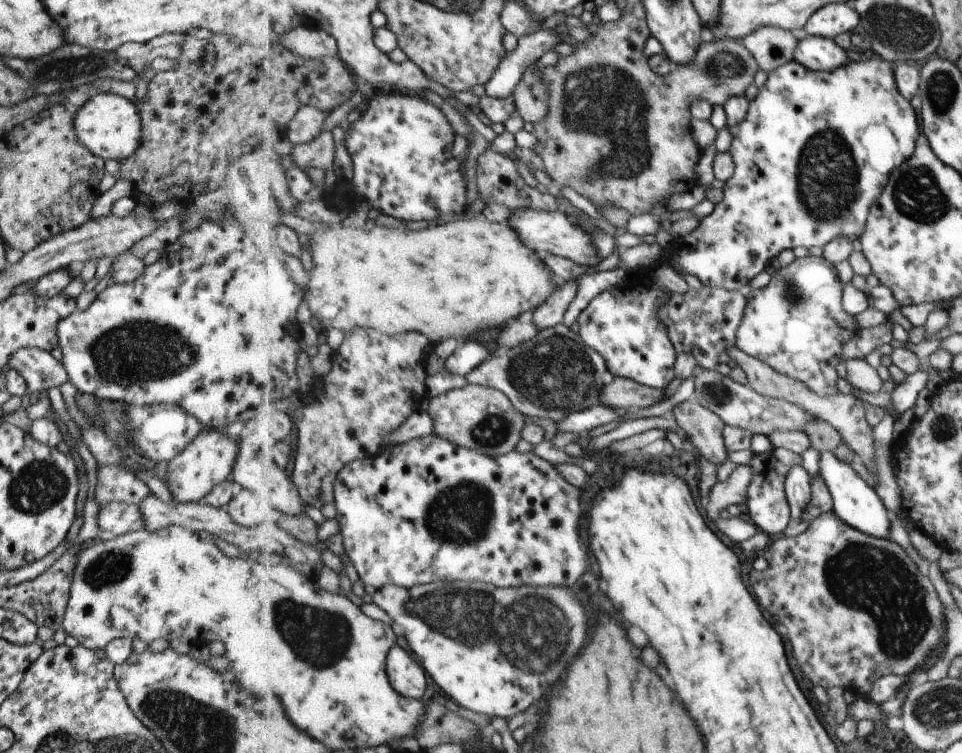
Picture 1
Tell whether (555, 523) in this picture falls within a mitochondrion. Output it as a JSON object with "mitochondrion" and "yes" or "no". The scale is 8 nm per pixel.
{"mitochondrion":"no"}

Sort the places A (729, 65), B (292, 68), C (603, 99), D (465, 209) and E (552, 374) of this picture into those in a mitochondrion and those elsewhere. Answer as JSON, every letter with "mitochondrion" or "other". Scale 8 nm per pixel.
{"A":"mitochondrion","B":"other","C":"mitochondrion","D":"other","E":"mitochondrion"}

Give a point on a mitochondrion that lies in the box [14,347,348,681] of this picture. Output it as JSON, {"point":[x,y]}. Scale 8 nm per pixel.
{"point":[110,568]}

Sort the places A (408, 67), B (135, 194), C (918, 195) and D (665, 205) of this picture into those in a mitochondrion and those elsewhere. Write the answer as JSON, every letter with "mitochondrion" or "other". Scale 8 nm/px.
{"A":"other","B":"other","C":"mitochondrion","D":"other"}

